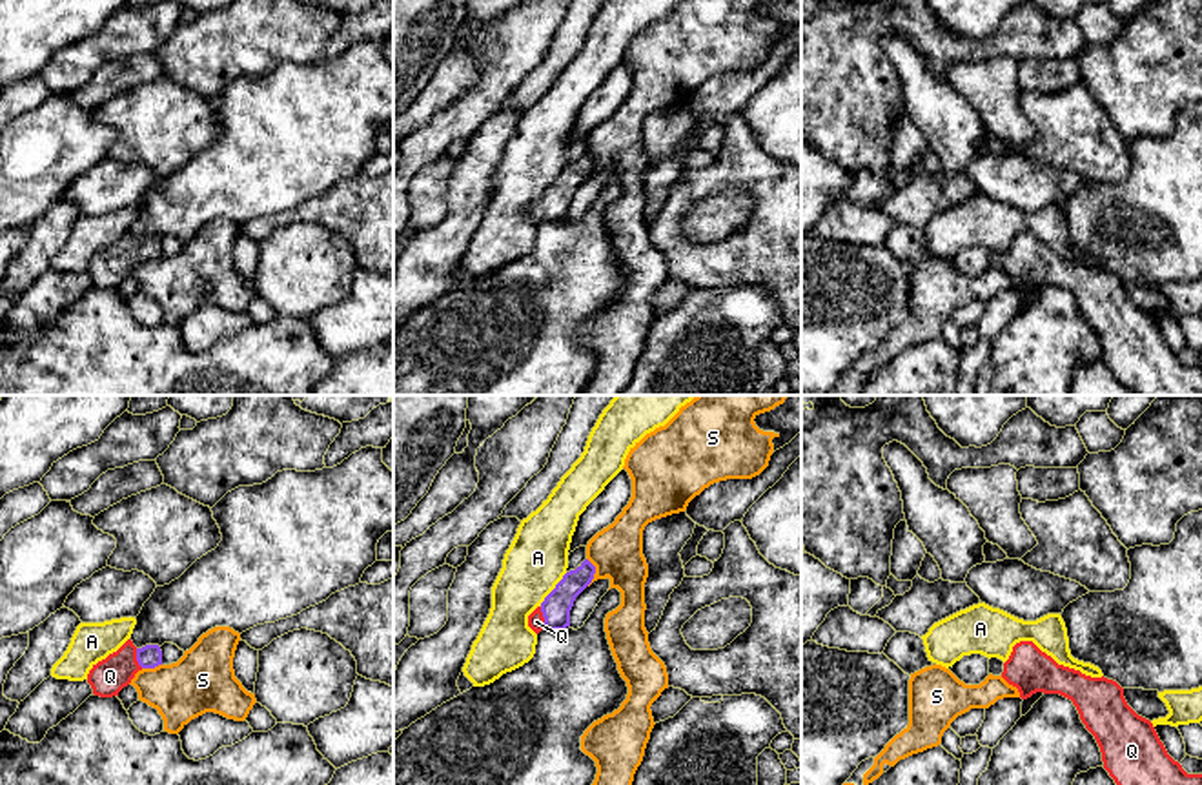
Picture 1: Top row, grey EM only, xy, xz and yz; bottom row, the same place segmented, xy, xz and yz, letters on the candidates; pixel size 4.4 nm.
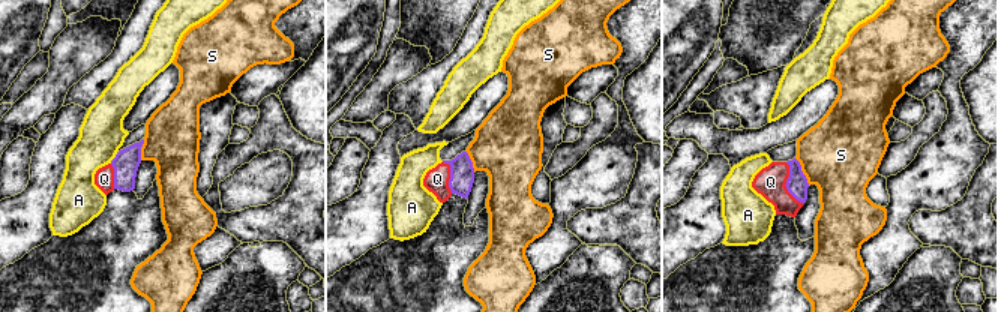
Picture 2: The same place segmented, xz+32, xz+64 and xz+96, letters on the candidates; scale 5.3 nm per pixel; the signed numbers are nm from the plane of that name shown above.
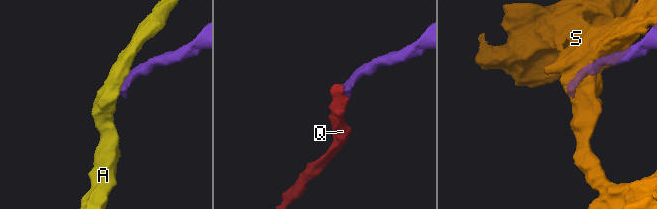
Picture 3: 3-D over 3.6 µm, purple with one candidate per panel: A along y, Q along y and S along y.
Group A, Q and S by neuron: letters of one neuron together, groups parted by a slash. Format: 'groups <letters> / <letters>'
groups A / Q / S

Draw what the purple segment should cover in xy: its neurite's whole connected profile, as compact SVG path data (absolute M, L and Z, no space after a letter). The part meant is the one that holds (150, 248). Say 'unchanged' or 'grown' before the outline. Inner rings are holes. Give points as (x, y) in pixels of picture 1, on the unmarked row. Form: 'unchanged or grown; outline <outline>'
grown; outline M127 231L117 244L93 257L87 266L87 275L95 288L113 290L131 275L138 262L158 257L162 257L162 242L158 237L137 240L133 233Z

